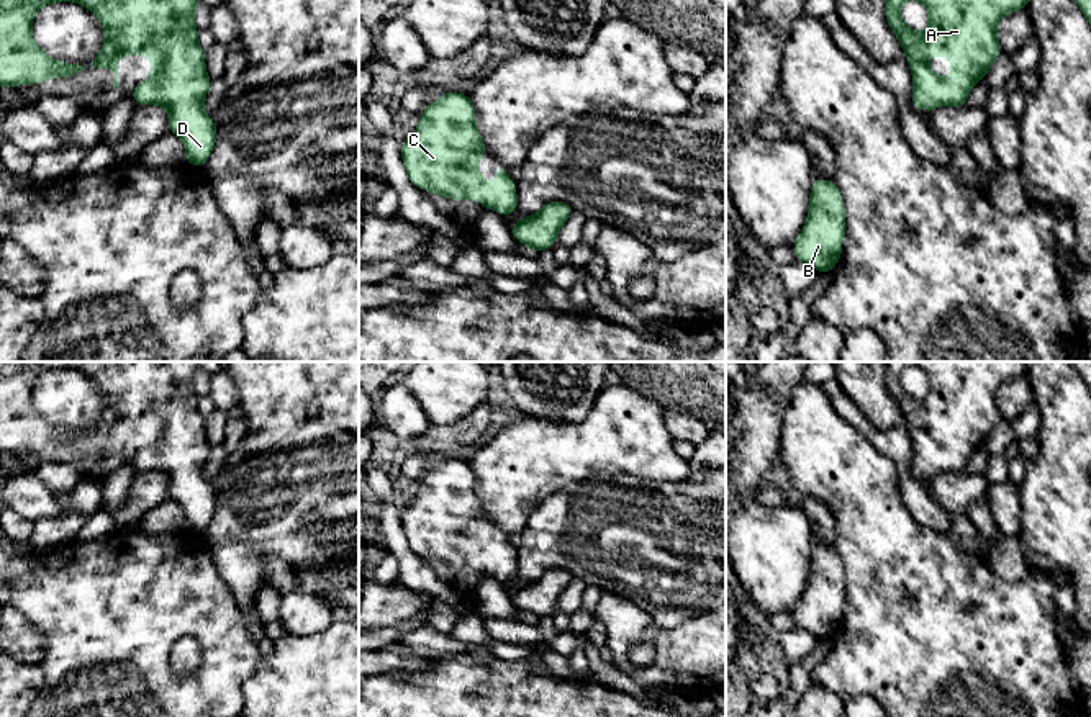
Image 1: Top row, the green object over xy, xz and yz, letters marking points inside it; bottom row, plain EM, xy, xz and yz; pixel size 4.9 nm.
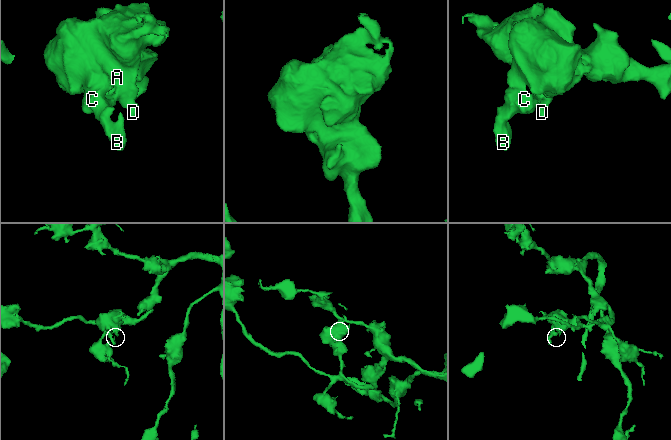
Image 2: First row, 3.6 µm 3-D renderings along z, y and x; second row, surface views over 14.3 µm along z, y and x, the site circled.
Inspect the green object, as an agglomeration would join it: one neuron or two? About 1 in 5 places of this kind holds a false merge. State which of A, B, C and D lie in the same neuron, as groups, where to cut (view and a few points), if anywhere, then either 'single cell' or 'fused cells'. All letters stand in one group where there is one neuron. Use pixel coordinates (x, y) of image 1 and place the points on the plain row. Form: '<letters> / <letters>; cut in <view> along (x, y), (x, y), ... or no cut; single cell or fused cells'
A B C D; no cut; single cell

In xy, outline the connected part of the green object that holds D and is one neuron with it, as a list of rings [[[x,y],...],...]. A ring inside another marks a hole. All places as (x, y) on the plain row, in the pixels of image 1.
[[[0,362],[0,453],[33,452],[56,444],[70,444],[84,437],[108,434],[118,450],[120,422],[147,422],[152,426],[152,439],[146,449],[133,453],[133,467],[141,471],[159,471],[169,480],[169,499],[185,511],[187,529],[201,535],[208,527],[218,496],[203,478],[203,467],[211,445],[205,435],[205,417],[198,411],[198,396],[193,390],[193,377],[200,370],[198,362]],[[74,368],[93,378],[105,395],[105,409],[90,431],[56,429],[44,421],[31,401],[33,383],[48,370]]]

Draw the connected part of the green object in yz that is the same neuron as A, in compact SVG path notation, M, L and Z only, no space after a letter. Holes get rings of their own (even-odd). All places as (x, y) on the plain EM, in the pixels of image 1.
M885 362L886 388L898 403L912 440L912 476L921 473L924 478L944 471L965 475L971 453L985 445L991 431L1003 417L998 408L999 386L1014 378L1025 377L1025 372L1035 362ZM916 365L926 372L929 393L924 399L912 398L901 385L899 375L906 367ZM929 422L948 422L952 431L950 445L945 447L929 435Z

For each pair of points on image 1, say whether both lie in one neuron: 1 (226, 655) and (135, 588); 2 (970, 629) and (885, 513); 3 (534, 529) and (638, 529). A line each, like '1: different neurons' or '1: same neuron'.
1: same neuron
2: same neuron
3: same neuron

